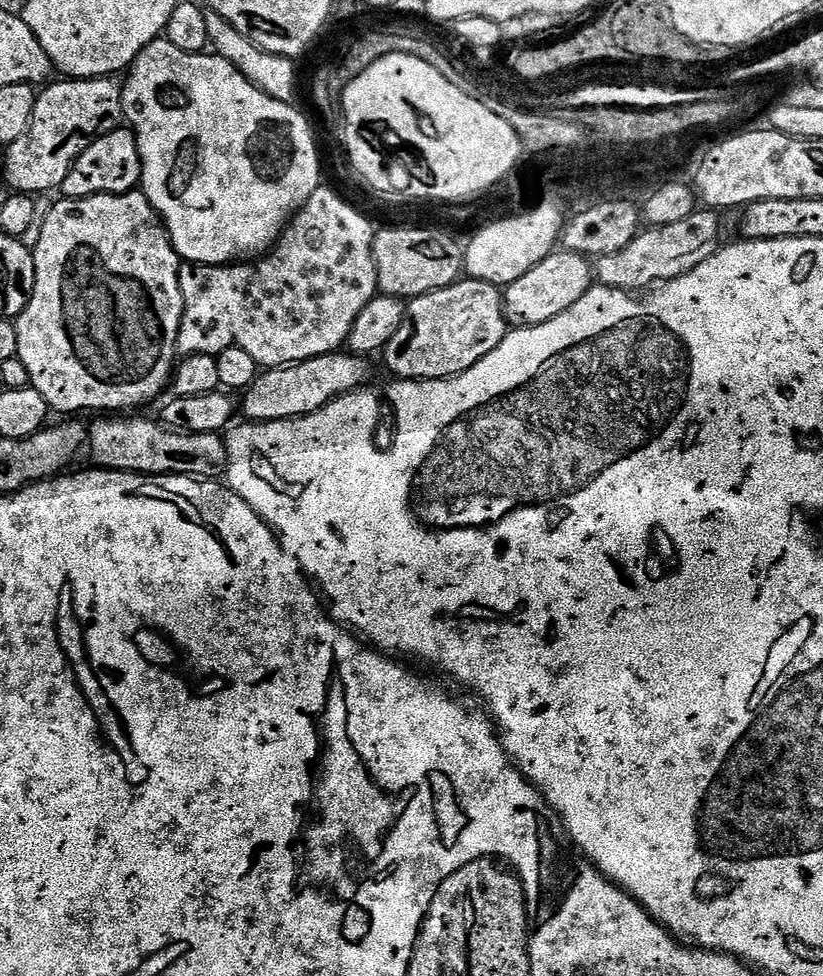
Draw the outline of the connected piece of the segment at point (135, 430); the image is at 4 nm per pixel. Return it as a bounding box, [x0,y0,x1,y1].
[88,414,228,478]

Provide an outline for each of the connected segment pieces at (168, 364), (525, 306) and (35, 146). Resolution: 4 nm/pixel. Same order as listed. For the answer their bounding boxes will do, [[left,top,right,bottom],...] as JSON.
[[14,190,184,414],[503,250,594,328],[4,76,124,194]]

